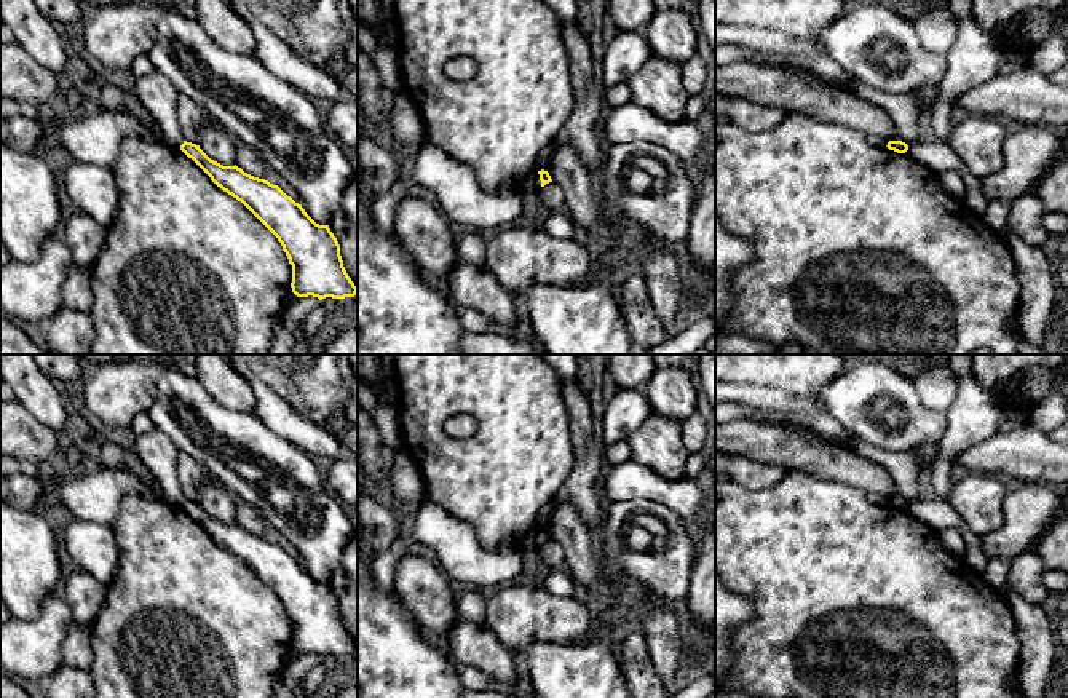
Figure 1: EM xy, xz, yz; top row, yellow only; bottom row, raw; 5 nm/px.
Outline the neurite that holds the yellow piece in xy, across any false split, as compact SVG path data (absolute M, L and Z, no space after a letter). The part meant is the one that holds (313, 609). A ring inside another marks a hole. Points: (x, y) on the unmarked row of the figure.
M184 498L180 508L223 549L241 559L281 601L292 623L292 650L297 655L345 656L358 645L348 634L340 602L329 583L316 581L278 543L241 525L211 518L196 502Z

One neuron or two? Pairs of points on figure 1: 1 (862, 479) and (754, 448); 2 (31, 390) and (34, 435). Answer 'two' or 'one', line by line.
1: one
2: two

